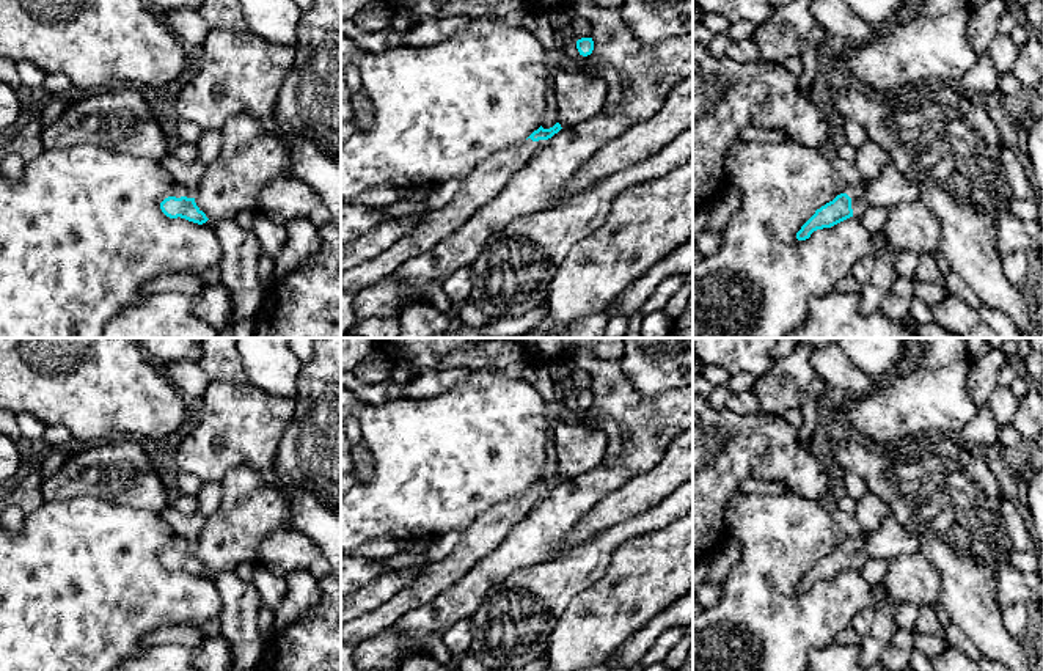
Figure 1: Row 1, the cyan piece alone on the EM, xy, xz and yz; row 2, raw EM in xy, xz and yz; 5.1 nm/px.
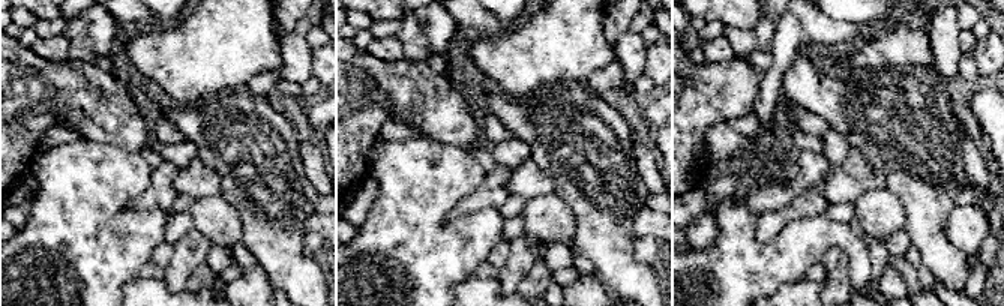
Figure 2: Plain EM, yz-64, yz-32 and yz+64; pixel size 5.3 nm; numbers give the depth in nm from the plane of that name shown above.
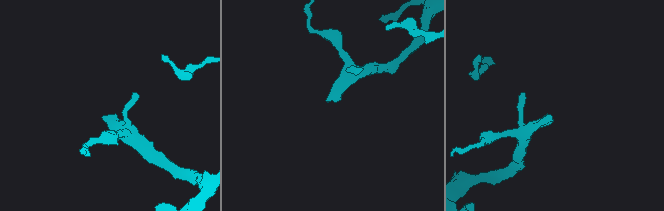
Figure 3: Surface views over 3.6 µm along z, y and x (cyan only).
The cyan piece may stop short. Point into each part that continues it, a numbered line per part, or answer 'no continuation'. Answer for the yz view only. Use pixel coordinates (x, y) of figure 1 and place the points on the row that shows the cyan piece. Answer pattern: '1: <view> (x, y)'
1: yz (855, 192)

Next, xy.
1: xy (179, 190)

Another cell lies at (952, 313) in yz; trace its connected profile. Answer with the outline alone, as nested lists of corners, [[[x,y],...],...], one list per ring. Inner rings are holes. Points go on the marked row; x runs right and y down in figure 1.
[[[946,294],[931,311],[936,324],[960,338],[997,338],[993,328],[982,321],[979,311],[957,295]]]

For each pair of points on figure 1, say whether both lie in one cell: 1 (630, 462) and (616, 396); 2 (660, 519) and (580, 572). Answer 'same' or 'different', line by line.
1: same
2: same

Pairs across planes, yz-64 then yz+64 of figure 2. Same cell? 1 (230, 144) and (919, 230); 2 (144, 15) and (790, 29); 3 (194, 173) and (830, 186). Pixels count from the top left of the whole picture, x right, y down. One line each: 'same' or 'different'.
1: same
2: different
3: same

